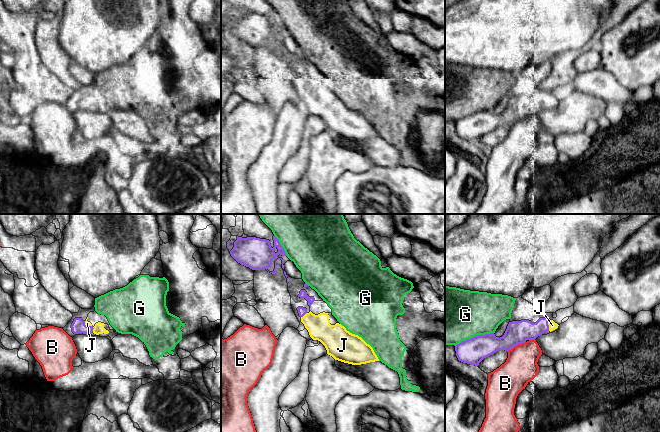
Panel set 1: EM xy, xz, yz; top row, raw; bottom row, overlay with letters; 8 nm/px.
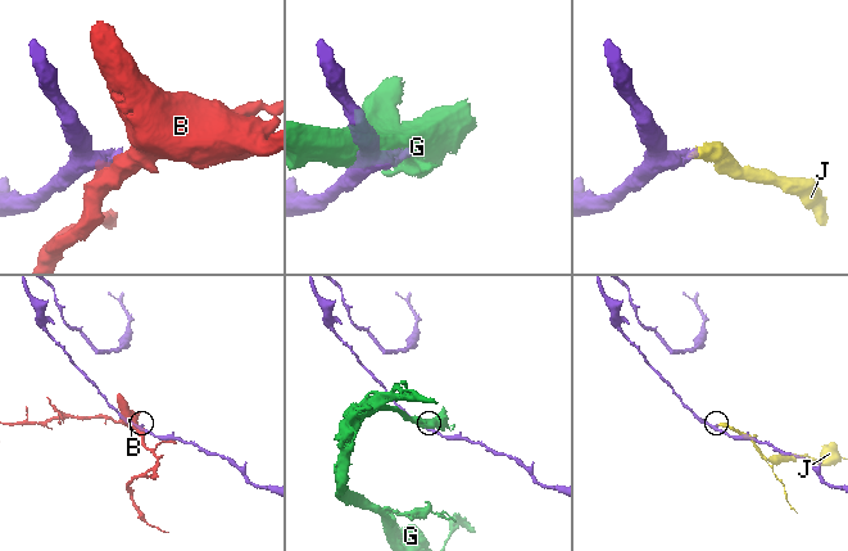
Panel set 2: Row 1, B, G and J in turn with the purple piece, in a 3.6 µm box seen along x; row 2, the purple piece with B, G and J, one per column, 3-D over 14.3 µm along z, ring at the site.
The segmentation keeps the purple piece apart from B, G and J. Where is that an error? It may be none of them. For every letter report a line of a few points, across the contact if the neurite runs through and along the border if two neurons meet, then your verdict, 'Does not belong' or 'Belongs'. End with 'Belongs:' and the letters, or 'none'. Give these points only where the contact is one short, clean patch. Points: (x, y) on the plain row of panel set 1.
B: Does not belong
G: Does not belong
J: Belongs
Belongs: J

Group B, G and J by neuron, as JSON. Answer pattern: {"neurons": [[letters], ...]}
{"neurons": [["B"], ["G"], ["J"]]}

